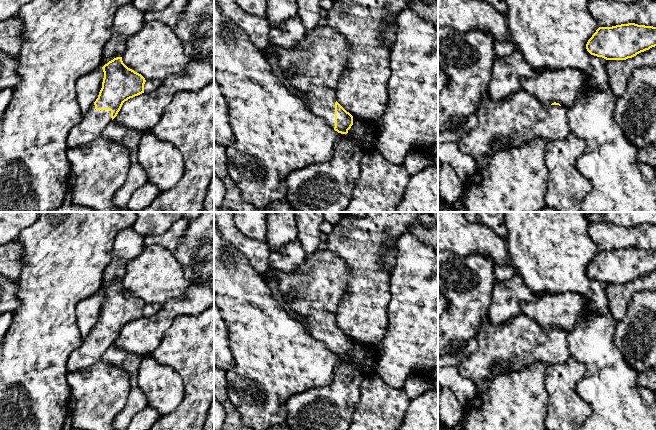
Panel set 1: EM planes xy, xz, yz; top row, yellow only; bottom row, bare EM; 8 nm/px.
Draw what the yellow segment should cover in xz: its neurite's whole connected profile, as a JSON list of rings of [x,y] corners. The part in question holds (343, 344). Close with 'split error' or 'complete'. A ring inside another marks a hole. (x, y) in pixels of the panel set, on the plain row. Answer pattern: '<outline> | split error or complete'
[[[319,250],[309,253],[303,264],[292,273],[270,267],[264,274],[265,281],[274,279],[284,301],[299,316],[306,320],[311,336],[325,344],[341,358],[347,358],[353,349],[353,340],[336,325],[337,308],[347,291],[350,270],[346,263],[331,251]]] | split error

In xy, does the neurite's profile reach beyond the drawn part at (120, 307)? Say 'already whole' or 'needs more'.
needs more

